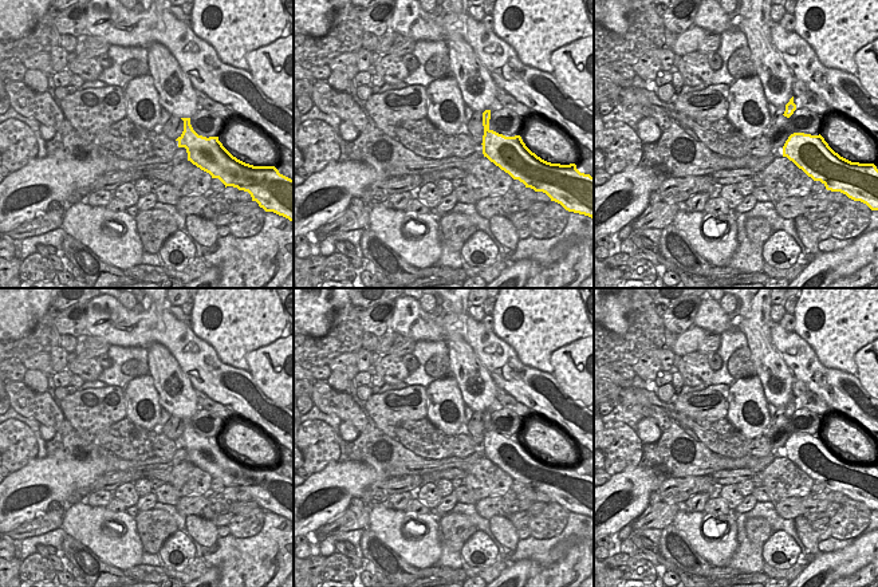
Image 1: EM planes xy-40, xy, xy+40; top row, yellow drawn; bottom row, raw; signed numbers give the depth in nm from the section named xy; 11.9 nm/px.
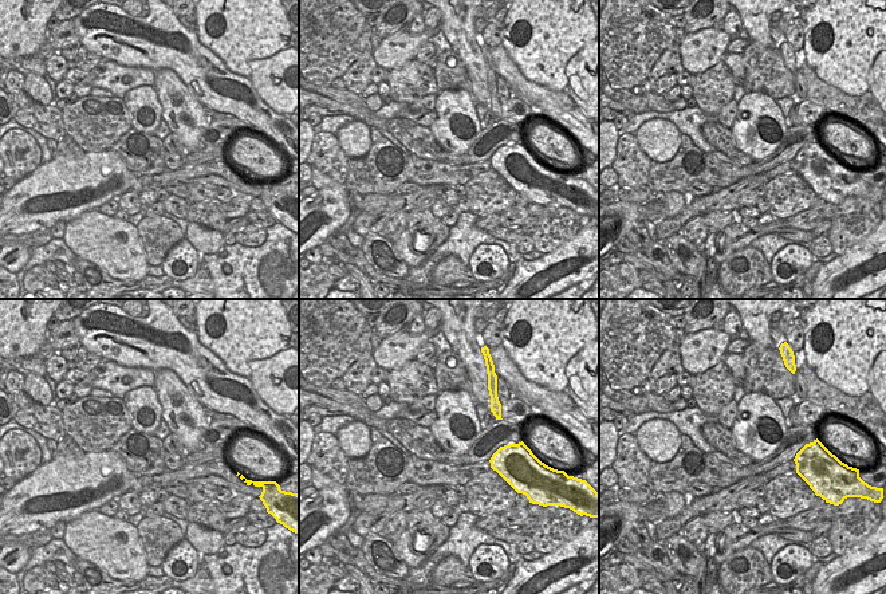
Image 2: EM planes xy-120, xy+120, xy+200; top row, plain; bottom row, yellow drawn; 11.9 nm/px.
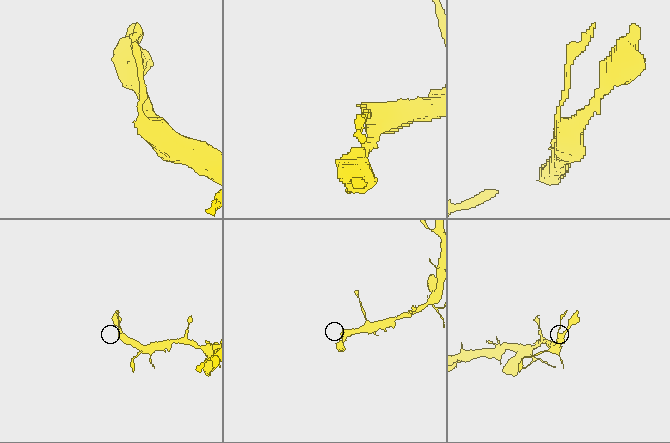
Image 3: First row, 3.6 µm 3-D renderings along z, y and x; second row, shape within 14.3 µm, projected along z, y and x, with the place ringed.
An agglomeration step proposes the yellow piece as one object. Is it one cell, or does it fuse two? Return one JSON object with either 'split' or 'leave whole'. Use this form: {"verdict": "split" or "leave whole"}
{"verdict": "leave whole"}

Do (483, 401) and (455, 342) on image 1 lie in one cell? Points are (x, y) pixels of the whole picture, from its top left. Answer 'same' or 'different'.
same

